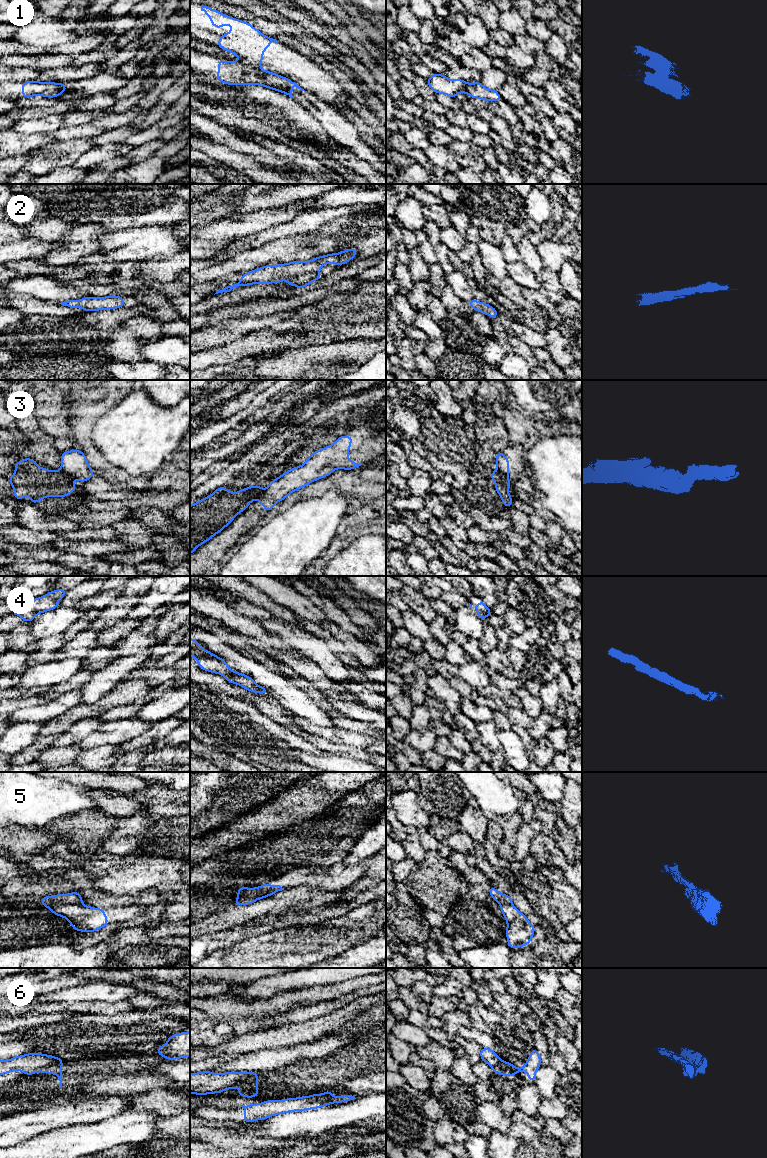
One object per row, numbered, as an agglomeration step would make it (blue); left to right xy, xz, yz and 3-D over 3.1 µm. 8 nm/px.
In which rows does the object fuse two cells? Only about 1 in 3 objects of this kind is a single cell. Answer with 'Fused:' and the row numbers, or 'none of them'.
Fused: 1, 3, 5, 6

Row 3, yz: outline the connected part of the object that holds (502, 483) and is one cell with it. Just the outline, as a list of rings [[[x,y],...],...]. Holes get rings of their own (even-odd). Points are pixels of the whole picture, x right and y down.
[[[498,470],[490,473],[490,478],[495,481],[495,490],[500,495],[503,505],[508,508],[512,507],[513,499],[508,492],[511,485],[509,478],[501,474]]]

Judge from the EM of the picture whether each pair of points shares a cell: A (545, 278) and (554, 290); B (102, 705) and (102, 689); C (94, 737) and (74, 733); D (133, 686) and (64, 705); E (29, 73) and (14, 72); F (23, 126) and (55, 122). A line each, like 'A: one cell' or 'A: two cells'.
A: one cell
B: two cells
C: two cells
D: two cells
E: one cell
F: one cell

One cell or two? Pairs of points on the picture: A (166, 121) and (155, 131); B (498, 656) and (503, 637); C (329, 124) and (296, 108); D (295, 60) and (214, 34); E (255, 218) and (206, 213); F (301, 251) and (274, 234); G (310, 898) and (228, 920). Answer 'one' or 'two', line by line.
A: one
B: two
C: two
D: one
E: two
F: two
G: one

